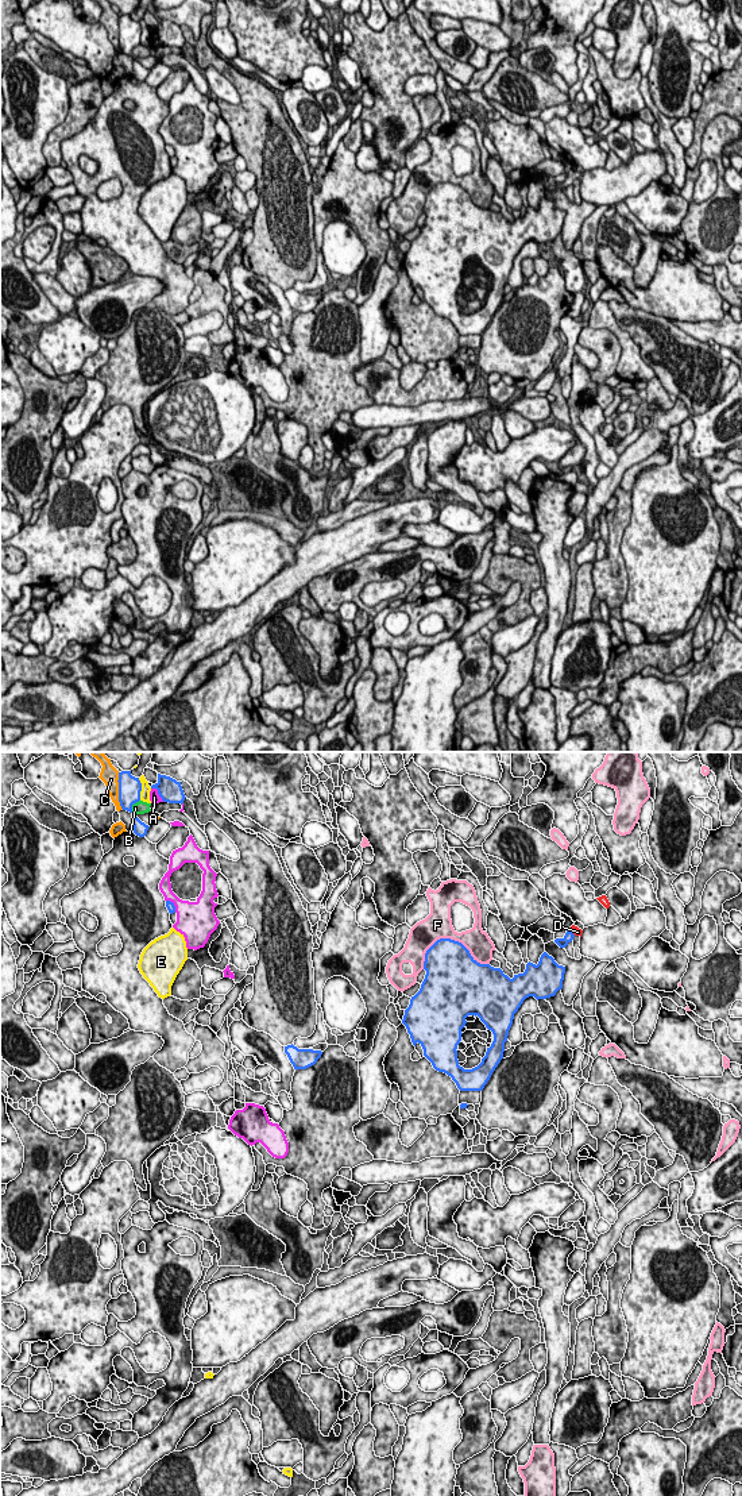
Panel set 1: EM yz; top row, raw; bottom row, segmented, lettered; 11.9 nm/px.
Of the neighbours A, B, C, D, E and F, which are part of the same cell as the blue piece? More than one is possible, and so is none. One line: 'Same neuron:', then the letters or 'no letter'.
Same neuron: D

